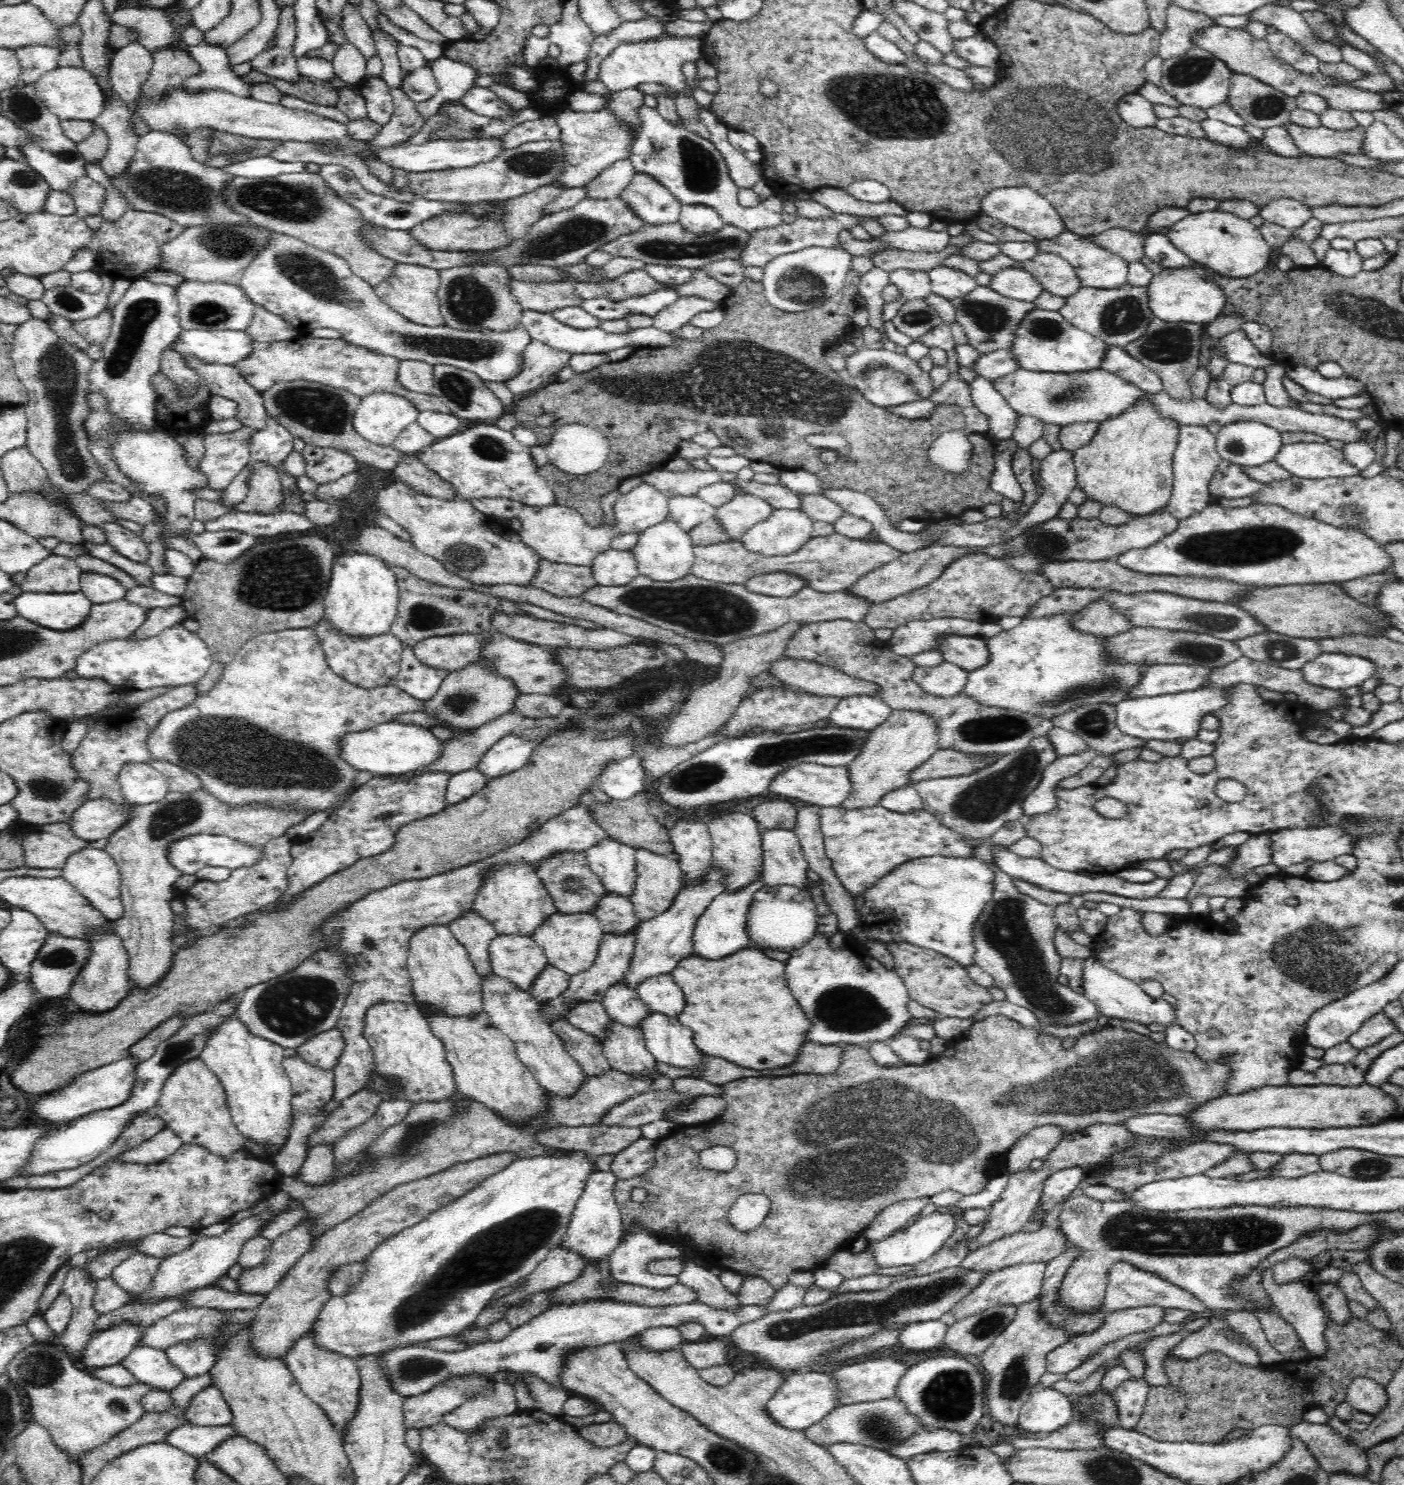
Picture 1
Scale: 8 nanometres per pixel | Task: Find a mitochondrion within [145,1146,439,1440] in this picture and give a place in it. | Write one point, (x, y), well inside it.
(413, 1204)

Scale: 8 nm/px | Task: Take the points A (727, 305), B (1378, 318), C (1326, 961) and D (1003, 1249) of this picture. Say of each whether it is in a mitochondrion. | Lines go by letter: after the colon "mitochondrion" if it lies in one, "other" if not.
A: other
B: mitochondrion
C: mitochondrion
D: other

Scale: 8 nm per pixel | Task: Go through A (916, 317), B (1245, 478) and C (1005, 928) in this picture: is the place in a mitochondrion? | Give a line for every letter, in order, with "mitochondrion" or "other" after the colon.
A: mitochondrion
B: other
C: mitochondrion

